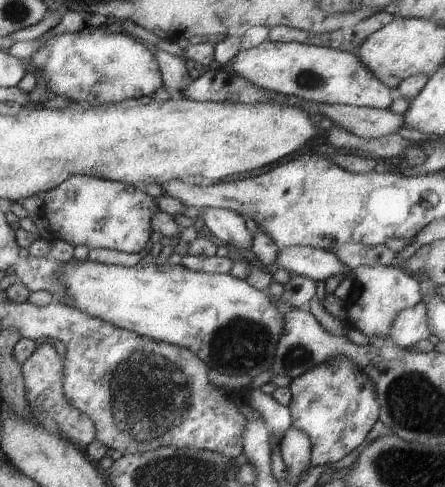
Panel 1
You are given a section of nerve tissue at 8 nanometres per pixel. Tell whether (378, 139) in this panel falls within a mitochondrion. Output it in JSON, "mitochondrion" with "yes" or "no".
{"mitochondrion":"no"}

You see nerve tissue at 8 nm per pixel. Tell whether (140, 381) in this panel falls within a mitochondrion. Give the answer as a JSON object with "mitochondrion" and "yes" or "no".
{"mitochondrion":"yes"}

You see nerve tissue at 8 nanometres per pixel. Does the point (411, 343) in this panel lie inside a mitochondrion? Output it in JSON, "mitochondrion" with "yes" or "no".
{"mitochondrion":"no"}

